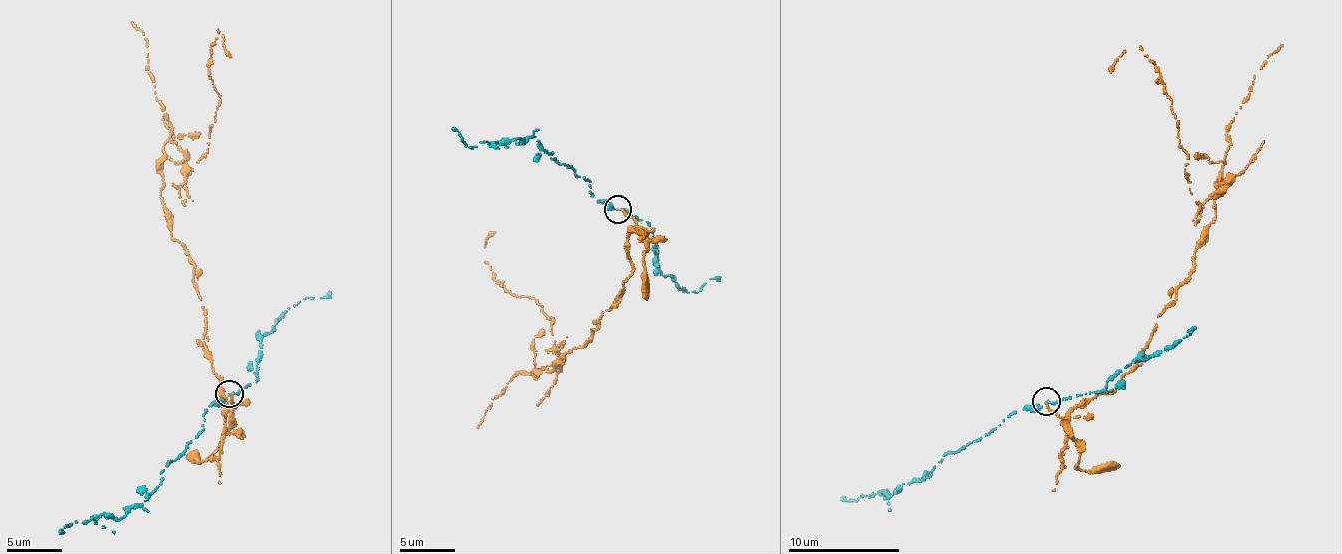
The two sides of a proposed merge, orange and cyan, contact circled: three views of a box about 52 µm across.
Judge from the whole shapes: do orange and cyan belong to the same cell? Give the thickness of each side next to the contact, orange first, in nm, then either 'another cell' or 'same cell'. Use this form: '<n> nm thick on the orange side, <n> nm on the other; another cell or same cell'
200 nm thick on the orange side, 120 nm on the other; another cell

